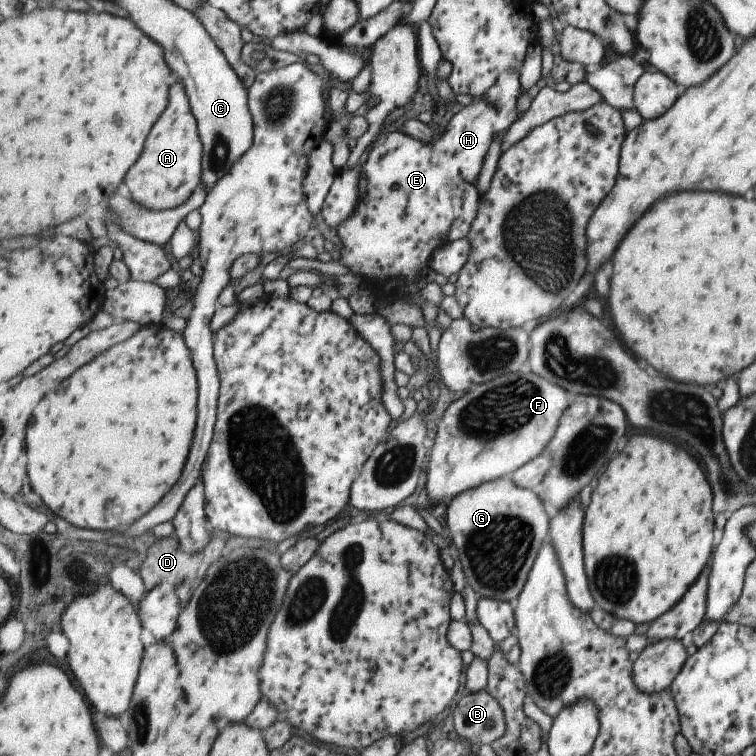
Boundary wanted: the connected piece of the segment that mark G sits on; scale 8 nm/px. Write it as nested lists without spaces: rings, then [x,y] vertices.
[[[511,476],[484,482],[477,488],[466,490],[453,498],[447,506],[447,525],[462,565],[465,584],[469,585],[477,596],[513,603],[519,601],[530,570],[540,550],[549,540],[550,518],[538,493],[533,489],[519,486]]]

